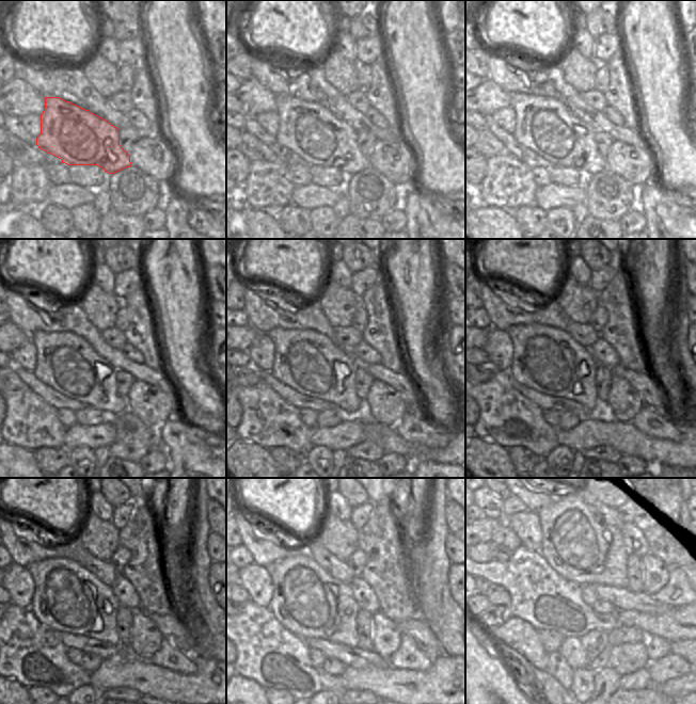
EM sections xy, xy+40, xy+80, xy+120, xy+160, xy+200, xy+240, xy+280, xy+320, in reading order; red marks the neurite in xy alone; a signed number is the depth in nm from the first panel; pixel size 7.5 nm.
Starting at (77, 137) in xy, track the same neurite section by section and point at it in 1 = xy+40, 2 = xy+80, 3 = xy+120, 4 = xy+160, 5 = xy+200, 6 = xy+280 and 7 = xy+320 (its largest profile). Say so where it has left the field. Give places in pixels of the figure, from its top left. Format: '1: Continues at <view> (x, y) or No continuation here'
1: Continues at xy+40 (307, 129)
2: Continues at xy+80 (546, 126)
3: Continues at xy+120 (65, 362)
4: Continues at xy+160 (311, 363)
5: Continues at xy+200 (548, 360)
6: Continues at xy+280 (305, 591)
7: Continues at xy+320 (562, 560)

